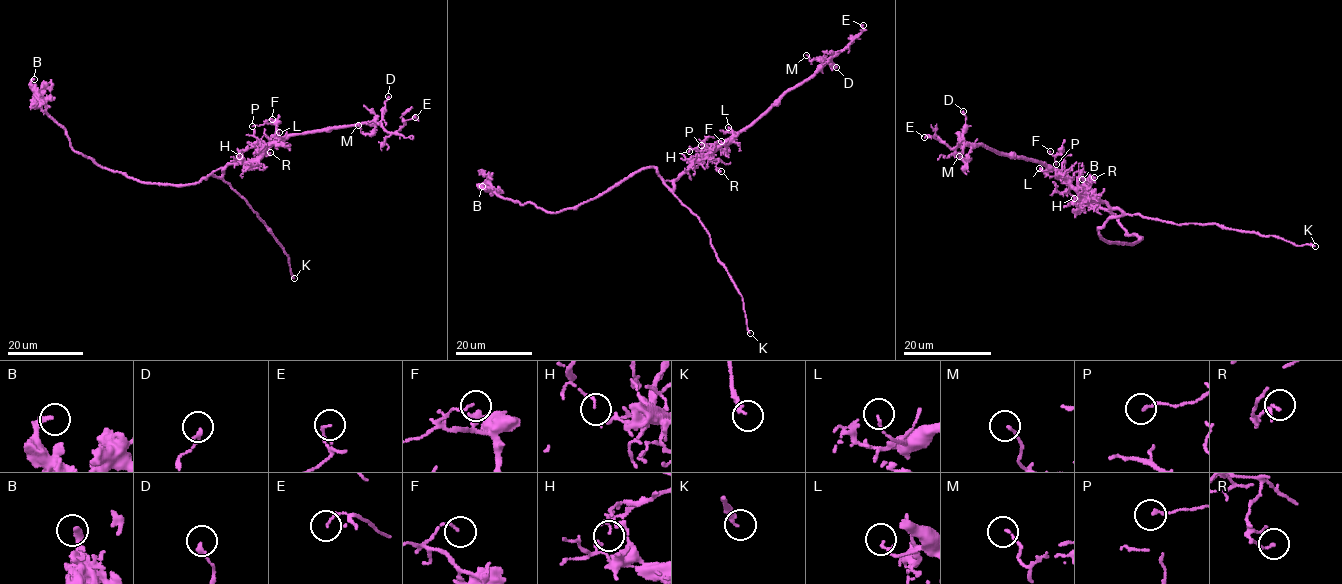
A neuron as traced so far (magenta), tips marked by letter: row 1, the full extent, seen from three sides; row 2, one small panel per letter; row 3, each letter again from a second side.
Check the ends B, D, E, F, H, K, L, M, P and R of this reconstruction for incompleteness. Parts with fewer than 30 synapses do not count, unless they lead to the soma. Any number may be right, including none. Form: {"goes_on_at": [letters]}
{"goes_on_at": ["K"]}

